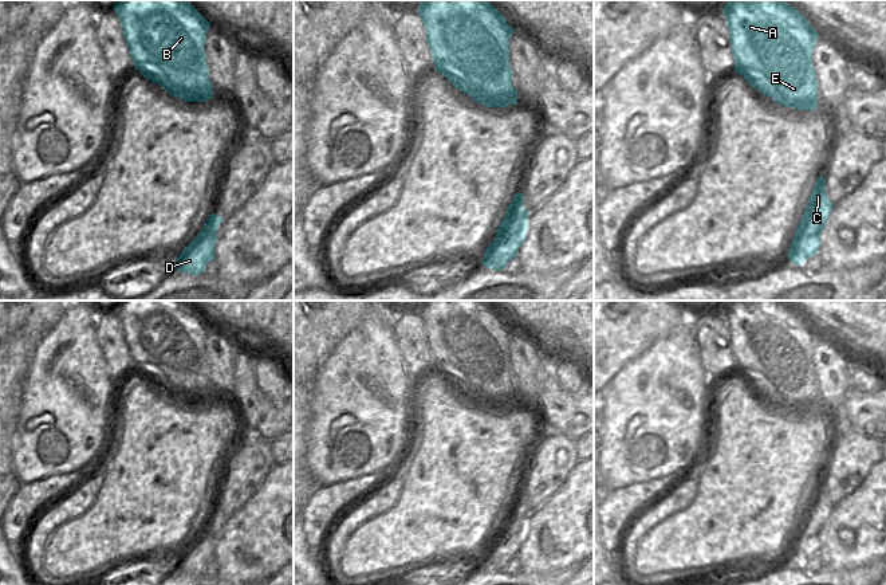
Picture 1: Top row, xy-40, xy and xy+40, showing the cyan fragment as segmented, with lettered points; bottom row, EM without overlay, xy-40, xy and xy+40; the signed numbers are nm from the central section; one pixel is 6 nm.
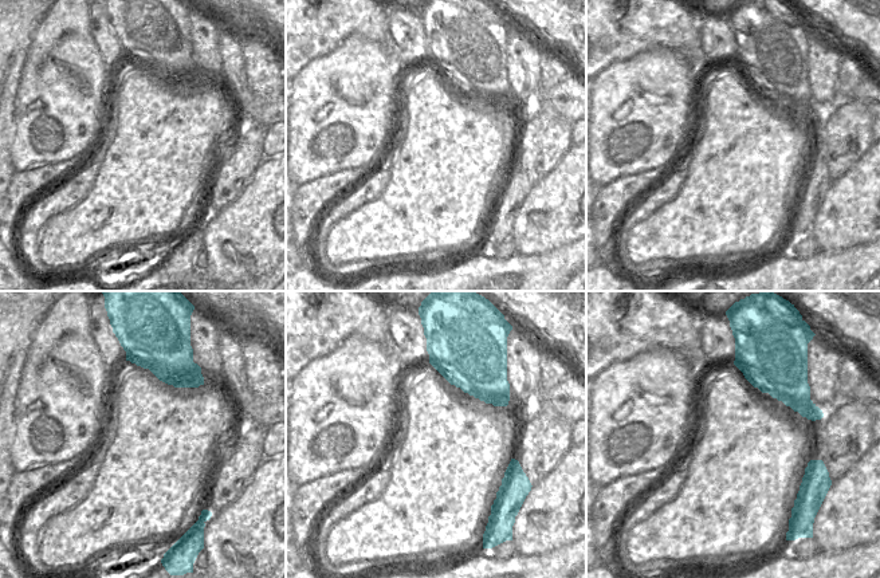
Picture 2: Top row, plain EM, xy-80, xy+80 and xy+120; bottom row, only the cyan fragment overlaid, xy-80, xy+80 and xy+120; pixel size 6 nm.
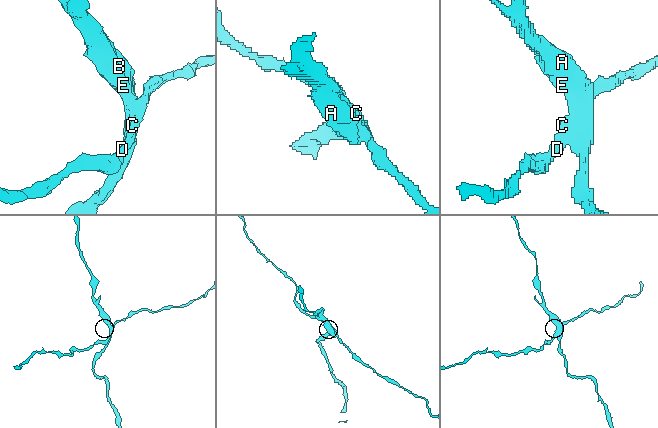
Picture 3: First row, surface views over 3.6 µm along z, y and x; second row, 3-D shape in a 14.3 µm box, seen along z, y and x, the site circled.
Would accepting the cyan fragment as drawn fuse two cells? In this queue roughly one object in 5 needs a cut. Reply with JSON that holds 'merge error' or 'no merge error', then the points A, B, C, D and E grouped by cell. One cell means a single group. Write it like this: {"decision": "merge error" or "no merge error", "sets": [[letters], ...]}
{"decision": "merge error", "sets": [["A", "B", "E"], ["C", "D"]]}

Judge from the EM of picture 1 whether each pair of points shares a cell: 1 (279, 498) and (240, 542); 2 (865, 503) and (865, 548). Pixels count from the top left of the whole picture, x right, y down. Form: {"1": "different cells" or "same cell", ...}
{"1": "same cell", "2": "same cell"}

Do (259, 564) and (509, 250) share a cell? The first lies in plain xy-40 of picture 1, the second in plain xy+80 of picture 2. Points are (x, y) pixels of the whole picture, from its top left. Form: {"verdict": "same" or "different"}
{"verdict": "different"}

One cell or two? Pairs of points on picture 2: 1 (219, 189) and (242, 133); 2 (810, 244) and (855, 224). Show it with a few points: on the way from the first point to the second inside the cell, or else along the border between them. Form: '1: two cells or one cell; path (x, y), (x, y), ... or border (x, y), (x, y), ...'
1: one cell; path (228, 176), (242, 152), (242, 146)
2: two cells; border (813, 236), (820, 250)

